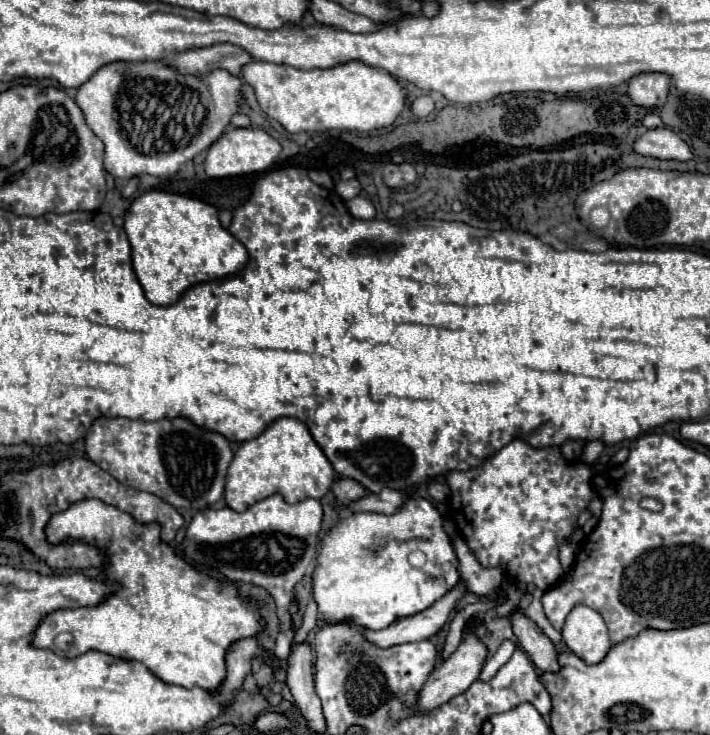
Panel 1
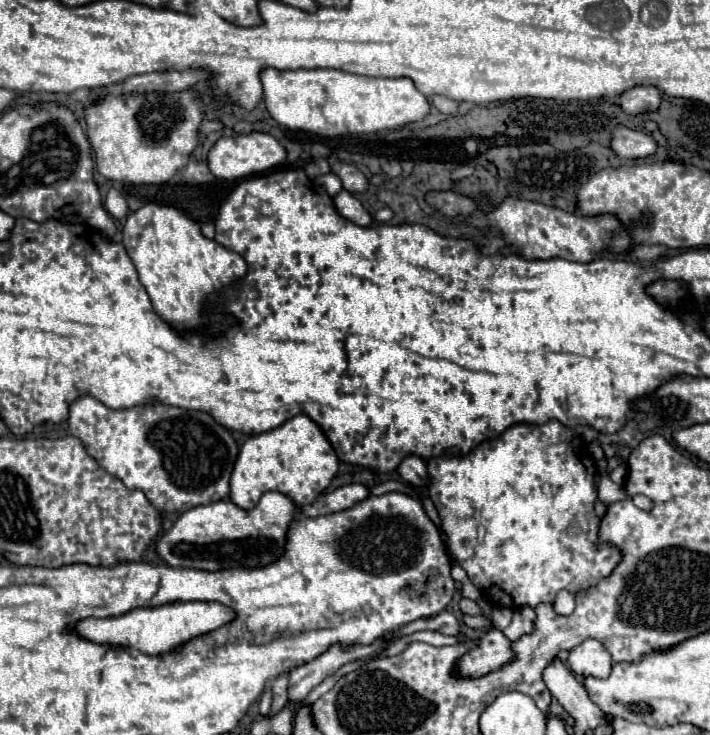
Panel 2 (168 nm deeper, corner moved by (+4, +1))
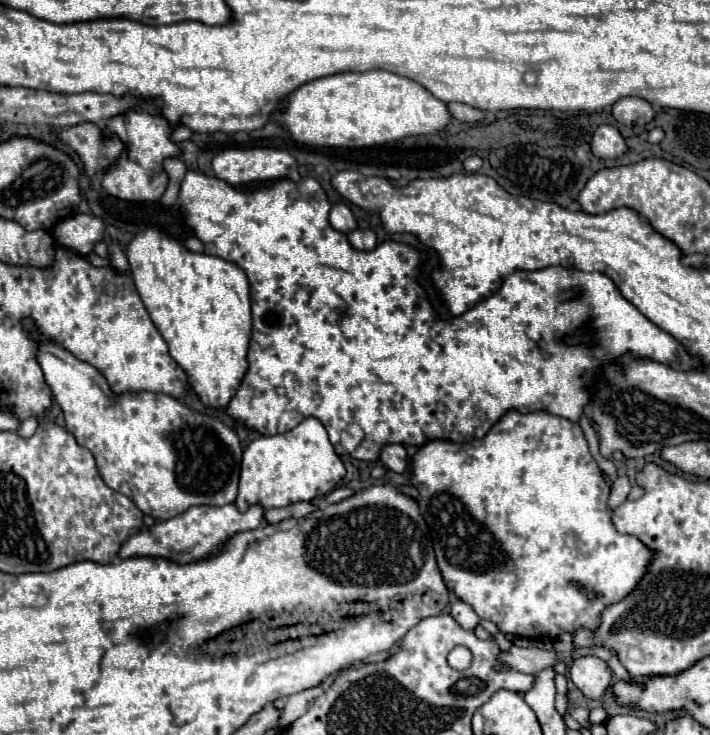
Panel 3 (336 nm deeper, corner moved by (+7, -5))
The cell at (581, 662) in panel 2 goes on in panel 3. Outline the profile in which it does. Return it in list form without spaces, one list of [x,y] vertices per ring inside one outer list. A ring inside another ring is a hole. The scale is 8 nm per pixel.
[[[582,656],[572,662],[570,680],[586,698],[600,700],[612,686],[612,670],[598,656]]]

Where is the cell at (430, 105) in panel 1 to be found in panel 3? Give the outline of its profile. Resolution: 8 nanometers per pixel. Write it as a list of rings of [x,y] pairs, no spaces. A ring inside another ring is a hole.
[[[450,102],[448,104],[448,108],[450,108],[450,112],[452,112],[452,116],[456,118],[456,120],[462,120],[462,122],[482,122],[484,120],[484,112],[482,110],[478,110],[478,108],[472,108],[472,106],[468,106],[468,104],[460,104],[460,102]]]

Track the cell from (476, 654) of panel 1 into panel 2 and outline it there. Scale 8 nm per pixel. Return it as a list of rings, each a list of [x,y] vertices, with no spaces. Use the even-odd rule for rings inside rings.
[[[491,628],[479,642],[477,648],[471,648],[455,664],[455,676],[459,678],[481,678],[503,664],[513,660],[511,642],[503,636],[501,630]]]

